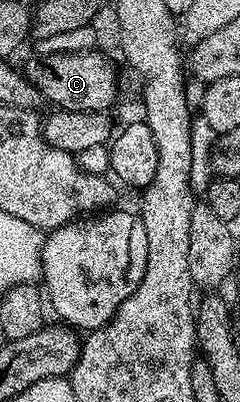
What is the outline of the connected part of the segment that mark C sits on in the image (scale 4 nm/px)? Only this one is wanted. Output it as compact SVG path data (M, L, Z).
M96 48L75 49L68 53L47 54L45 56L27 52L19 55L20 74L40 91L45 99L53 102L53 107L61 110L107 111L108 105L116 98L116 86L104 67L104 58Z

